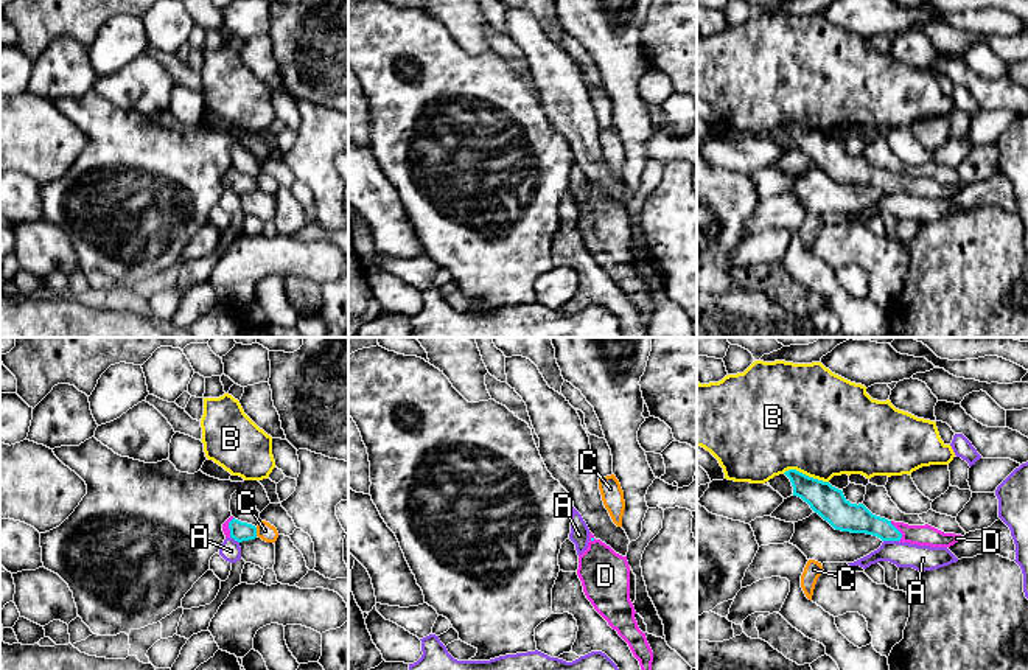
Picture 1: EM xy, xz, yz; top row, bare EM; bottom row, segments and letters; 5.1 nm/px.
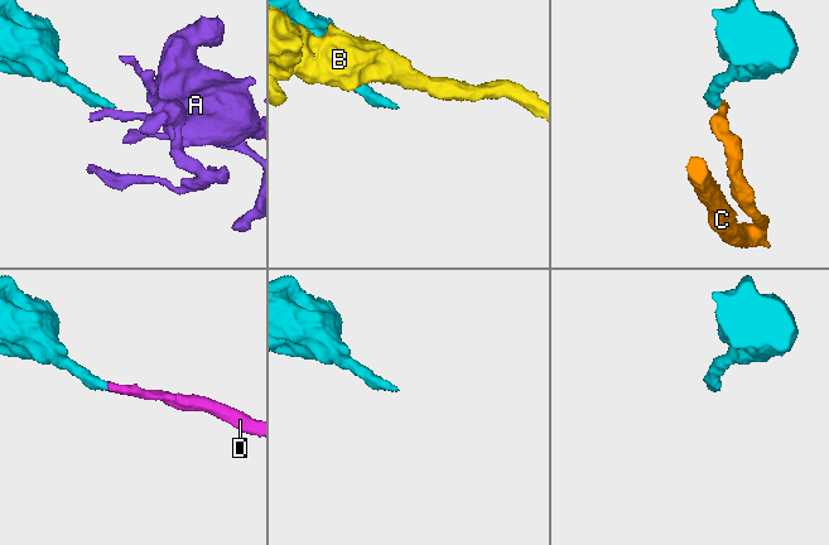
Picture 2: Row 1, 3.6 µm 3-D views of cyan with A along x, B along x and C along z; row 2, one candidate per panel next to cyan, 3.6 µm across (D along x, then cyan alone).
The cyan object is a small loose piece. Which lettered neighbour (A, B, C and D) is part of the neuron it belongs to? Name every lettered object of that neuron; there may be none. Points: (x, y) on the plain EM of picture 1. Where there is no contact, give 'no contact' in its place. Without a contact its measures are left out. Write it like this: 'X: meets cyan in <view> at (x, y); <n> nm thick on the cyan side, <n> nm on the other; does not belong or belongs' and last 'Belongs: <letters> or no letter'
A: meets cyan in yz at (891, 191); 150 nm thick on the cyan side, 130 nm on the other; does not belong
B: meets cyan in yz at (804, 126); 170 nm thick on the cyan side, 500 nm on the other; does not belong
C: meets cyan in xy at (255, 184); 100 nm thick on the cyan side, 90 nm on the other; does not belong
D: meets cyan in yz at (899, 184); 150 nm thick on the cyan side, 110 nm on the other; belongs
Belongs: D

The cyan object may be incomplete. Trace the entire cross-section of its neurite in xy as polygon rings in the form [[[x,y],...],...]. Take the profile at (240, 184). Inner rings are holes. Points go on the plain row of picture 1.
[[[230,168],[222,176],[222,183],[226,190],[233,190],[238,194],[255,191],[257,190],[257,179],[247,174],[241,174]]]

